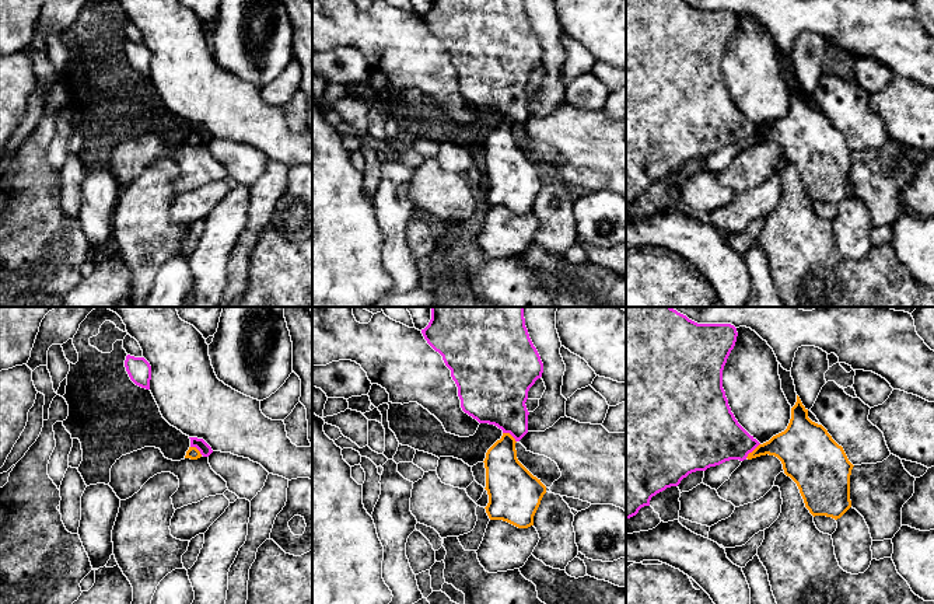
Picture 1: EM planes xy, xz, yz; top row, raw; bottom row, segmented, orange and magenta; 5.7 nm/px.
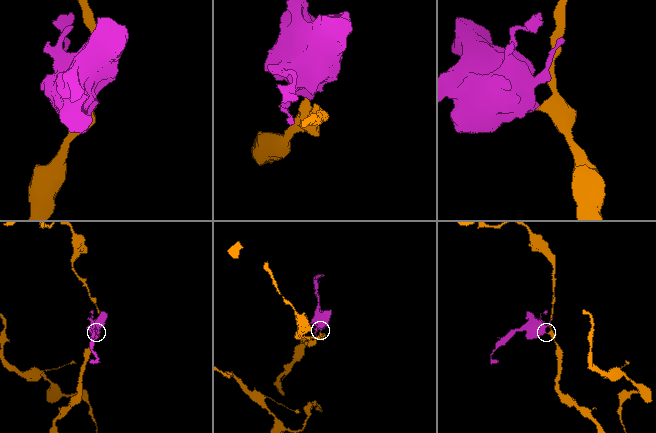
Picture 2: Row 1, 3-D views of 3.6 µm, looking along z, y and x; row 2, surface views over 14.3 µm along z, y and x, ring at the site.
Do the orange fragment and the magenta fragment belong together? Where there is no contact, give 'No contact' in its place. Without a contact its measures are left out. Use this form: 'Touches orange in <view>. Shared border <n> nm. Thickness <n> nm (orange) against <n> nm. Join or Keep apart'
Touches orange in yz. Shared border 120 nm. Thickness 240 nm (orange) against 320 nm. Keep apart

